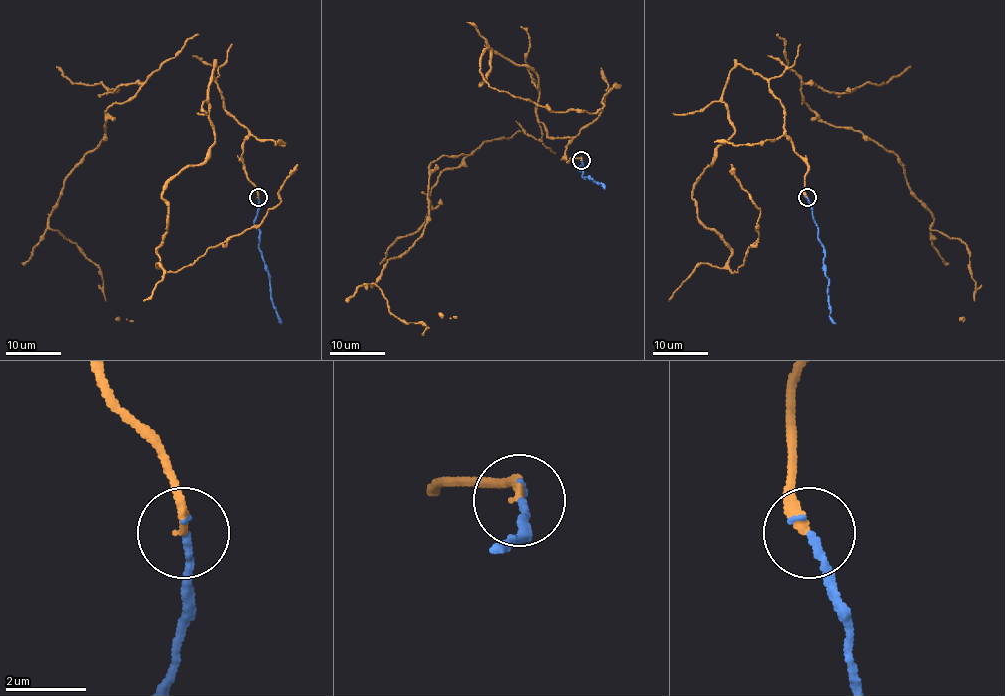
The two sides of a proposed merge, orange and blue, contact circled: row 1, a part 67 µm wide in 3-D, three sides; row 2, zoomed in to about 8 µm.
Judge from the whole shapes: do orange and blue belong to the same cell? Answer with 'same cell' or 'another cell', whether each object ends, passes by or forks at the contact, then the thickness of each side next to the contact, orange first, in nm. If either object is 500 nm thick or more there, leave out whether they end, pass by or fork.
same cell; orange ends there; blue ends there; 240 nm thick on the orange side, 190 nm on the other

